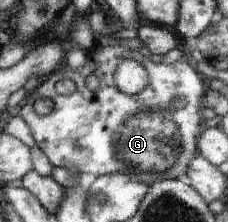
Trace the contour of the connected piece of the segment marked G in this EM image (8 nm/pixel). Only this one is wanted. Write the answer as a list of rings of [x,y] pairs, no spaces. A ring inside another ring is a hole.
[[[98,45],[94,51],[86,55],[86,63],[79,69],[72,69],[65,62],[52,75],[43,79],[41,85],[30,94],[28,101],[22,106],[19,115],[24,119],[30,129],[33,139],[36,141],[40,151],[46,155],[53,167],[64,167],[68,171],[84,177],[88,180],[102,175],[114,175],[114,173],[132,173],[132,175],[152,175],[152,173],[164,173],[164,179],[184,178],[190,159],[196,155],[196,143],[200,137],[200,105],[204,97],[204,79],[199,71],[196,71],[190,63],[178,61],[171,64],[152,62],[144,50],[138,45],[133,50],[128,50],[122,45]],[[134,59],[138,61],[146,73],[148,73],[148,85],[140,93],[126,95],[116,87],[114,71],[116,67],[126,61]],[[90,75],[96,75],[100,81],[98,91],[90,91],[86,87],[86,79]],[[60,79],[70,79],[76,84],[76,91],[69,95],[60,95],[56,92],[54,85]],[[44,97],[49,98],[54,106],[47,115],[39,115],[34,109],[34,102]],[[174,97],[180,98],[182,107],[174,107]]]

